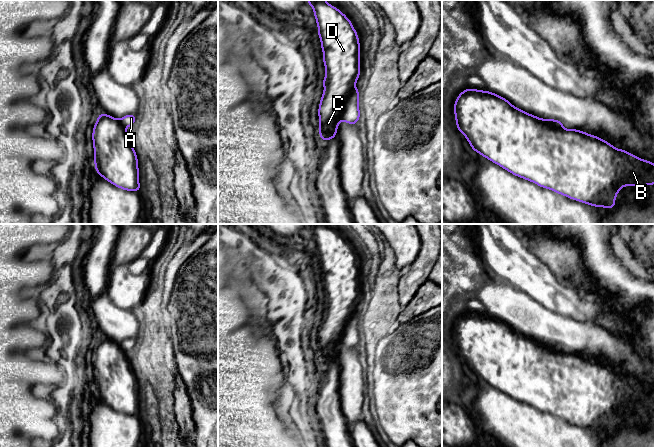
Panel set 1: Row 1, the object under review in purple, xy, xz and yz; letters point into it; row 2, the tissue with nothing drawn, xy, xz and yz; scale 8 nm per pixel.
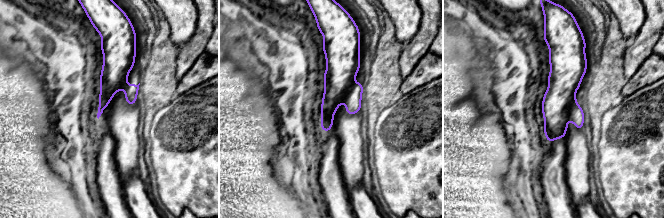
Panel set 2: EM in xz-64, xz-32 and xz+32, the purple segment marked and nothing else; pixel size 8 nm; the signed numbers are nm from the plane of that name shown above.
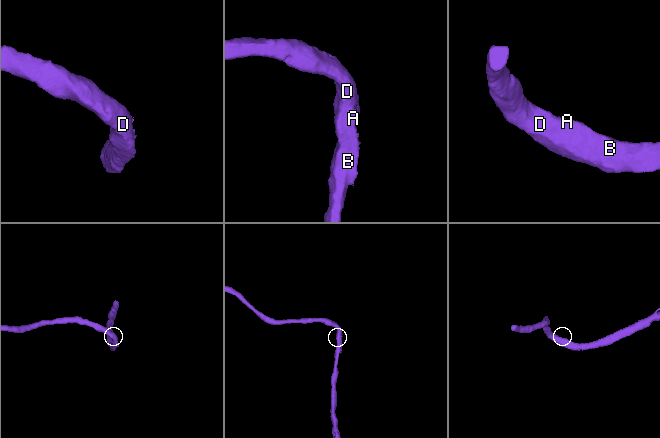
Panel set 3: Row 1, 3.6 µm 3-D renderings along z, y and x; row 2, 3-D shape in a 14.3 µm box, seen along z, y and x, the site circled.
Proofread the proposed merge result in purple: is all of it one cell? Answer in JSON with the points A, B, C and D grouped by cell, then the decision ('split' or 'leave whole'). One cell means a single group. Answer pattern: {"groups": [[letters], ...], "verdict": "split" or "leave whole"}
{"groups": [["A"], ["B", "C", "D"]], "verdict": "split"}

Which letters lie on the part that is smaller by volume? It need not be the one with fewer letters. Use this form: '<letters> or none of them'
A

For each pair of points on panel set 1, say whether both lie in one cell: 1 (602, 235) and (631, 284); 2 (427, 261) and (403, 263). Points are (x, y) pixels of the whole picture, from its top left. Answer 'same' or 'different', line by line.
1: same
2: different

